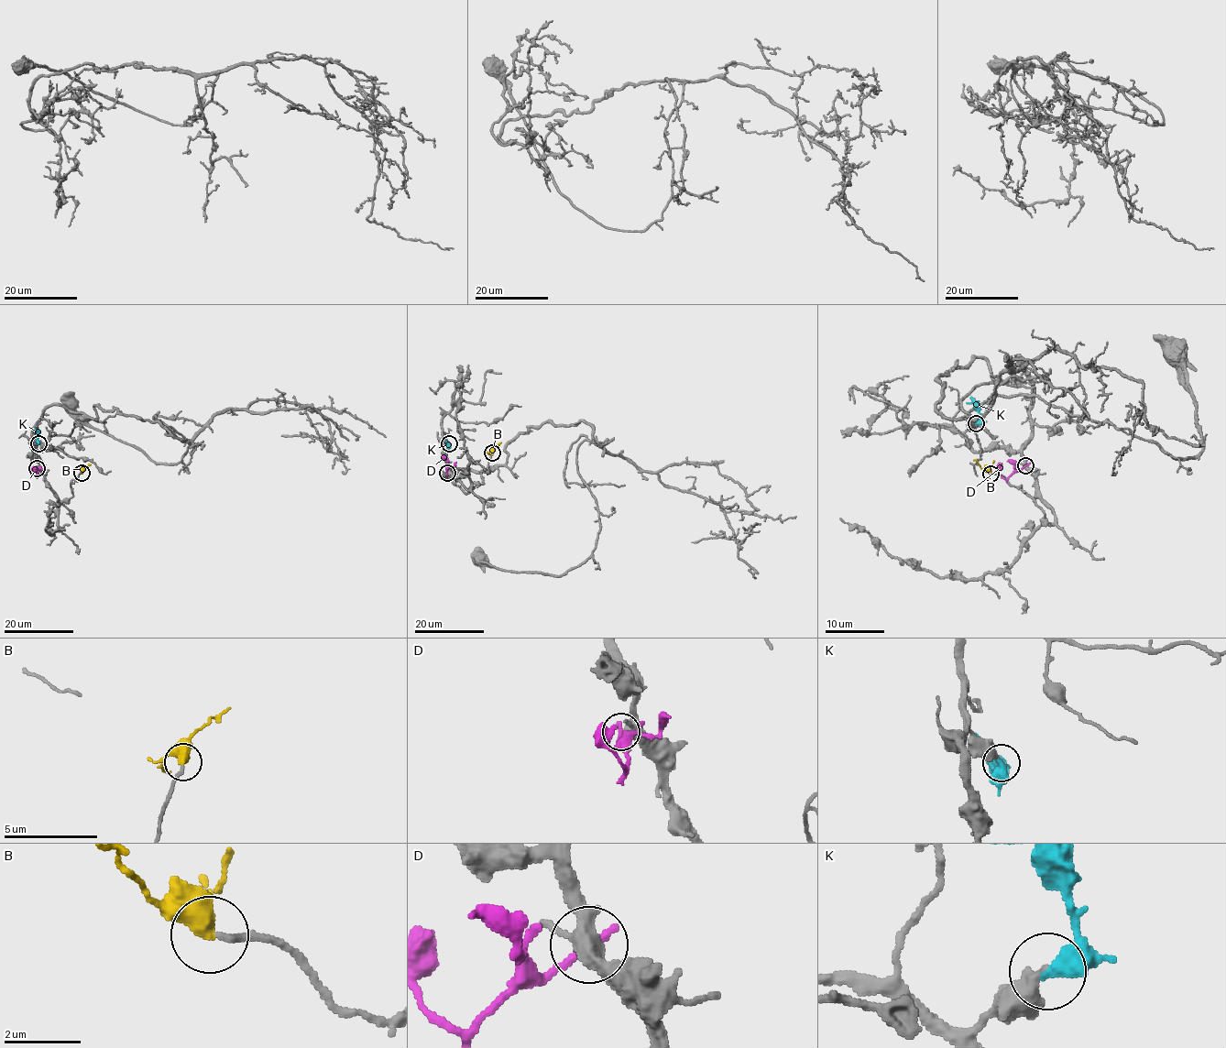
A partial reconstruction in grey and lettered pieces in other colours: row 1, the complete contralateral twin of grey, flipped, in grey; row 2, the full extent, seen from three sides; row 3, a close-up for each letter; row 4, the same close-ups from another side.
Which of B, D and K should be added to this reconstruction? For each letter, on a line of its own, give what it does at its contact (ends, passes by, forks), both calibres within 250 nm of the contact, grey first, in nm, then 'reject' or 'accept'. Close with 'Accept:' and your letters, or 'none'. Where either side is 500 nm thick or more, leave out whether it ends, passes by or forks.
B: 170 nm thick on the grey side, 550 nm on the other; accept
D: it ends there; 360 nm thick on the grey side, 260 nm on the other; reject
K: 360 nm thick on the grey side, 500 nm on the other; reject
Accept: B

